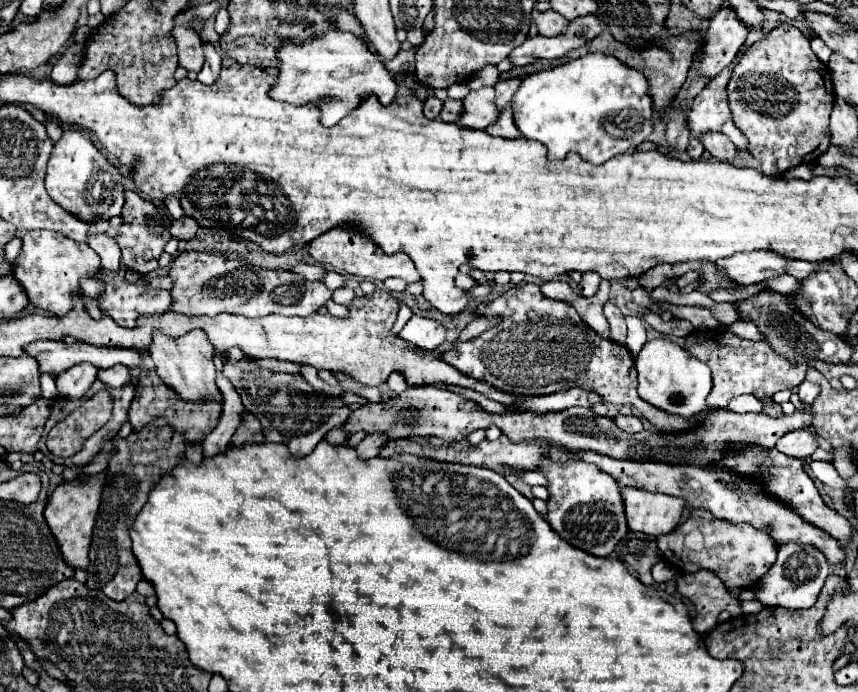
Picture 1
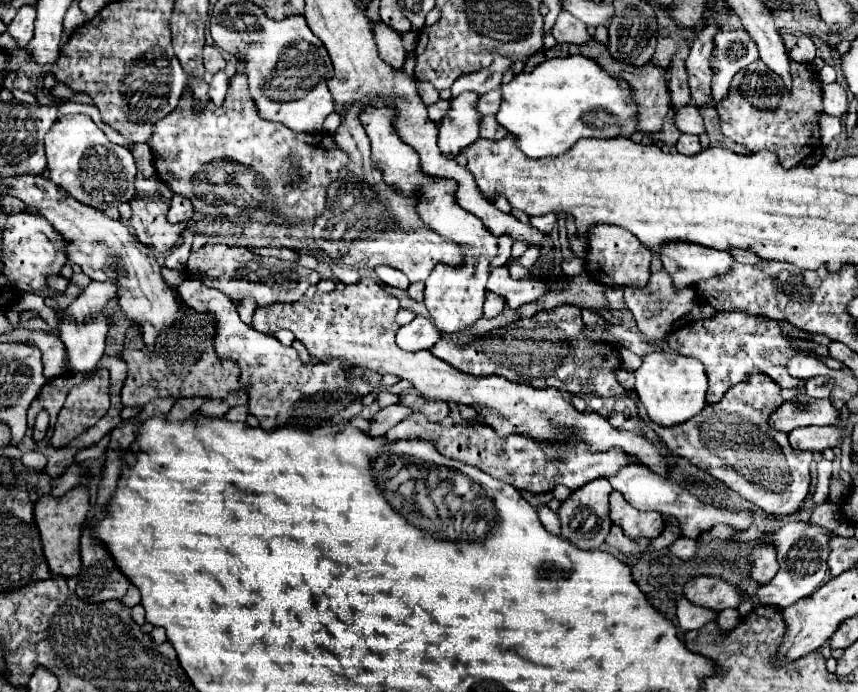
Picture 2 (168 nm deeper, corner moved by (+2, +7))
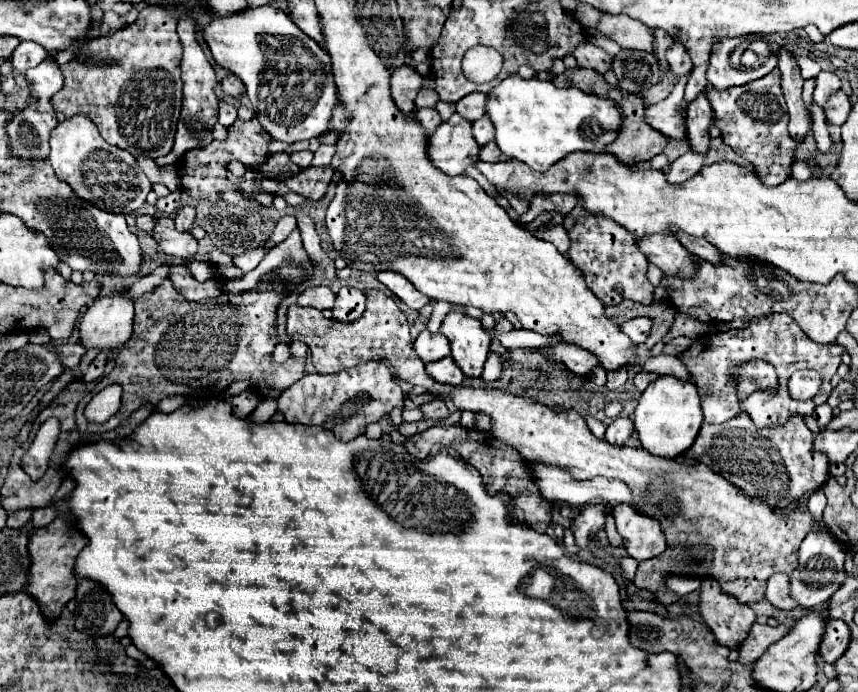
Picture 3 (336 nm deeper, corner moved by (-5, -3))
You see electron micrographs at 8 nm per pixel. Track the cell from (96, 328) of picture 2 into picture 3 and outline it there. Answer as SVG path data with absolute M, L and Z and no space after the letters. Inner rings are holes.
M125 292L97 298L81 318L79 332L85 348L117 350L133 334L133 300Z

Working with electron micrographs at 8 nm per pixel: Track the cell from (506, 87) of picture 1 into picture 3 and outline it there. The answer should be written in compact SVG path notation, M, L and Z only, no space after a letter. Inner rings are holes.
M485 116L473 122L473 138L477 140L479 146L489 144L493 140L493 136L495 136L495 128L493 128L493 124Z

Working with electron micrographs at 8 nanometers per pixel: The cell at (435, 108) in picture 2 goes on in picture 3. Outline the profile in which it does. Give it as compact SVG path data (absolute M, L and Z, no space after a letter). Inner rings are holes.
M423 108L423 110L417 110L417 118L419 118L419 124L425 128L425 132L433 132L433 130L441 124L439 112L437 112L435 108Z

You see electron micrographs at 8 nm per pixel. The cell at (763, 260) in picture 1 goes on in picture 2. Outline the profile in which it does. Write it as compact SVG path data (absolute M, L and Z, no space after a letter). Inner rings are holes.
M672 242L660 248L662 266L672 276L674 286L686 288L702 280L726 274L734 266L734 256L724 250L712 250L686 242Z

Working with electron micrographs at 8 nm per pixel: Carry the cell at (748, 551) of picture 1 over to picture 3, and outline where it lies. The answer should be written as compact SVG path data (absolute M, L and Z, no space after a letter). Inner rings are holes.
M775 574L767 582L767 600L781 610L793 610L797 608L795 600L791 598L791 588L789 588L789 576L787 574Z

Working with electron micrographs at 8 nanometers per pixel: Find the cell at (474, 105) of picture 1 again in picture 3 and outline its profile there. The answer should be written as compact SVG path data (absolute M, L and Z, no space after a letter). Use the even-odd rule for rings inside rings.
M453 114L433 134L427 136L427 156L435 168L449 176L459 176L479 160L479 146L471 134L471 122Z

